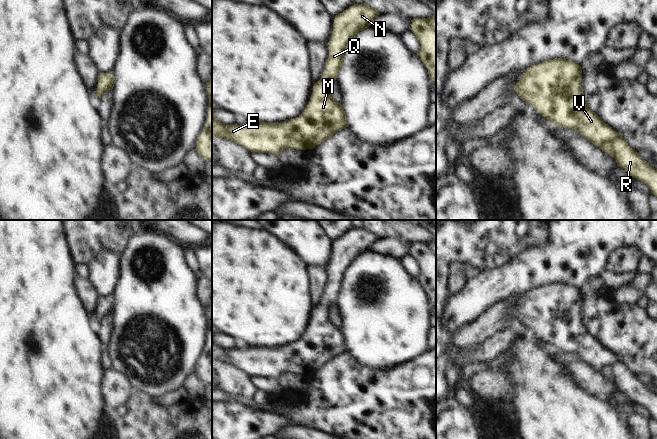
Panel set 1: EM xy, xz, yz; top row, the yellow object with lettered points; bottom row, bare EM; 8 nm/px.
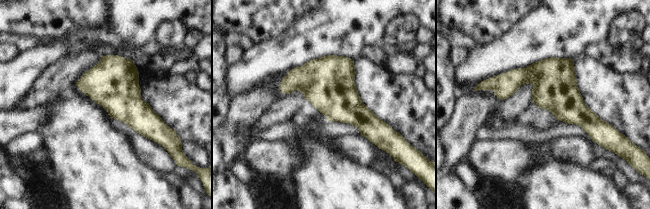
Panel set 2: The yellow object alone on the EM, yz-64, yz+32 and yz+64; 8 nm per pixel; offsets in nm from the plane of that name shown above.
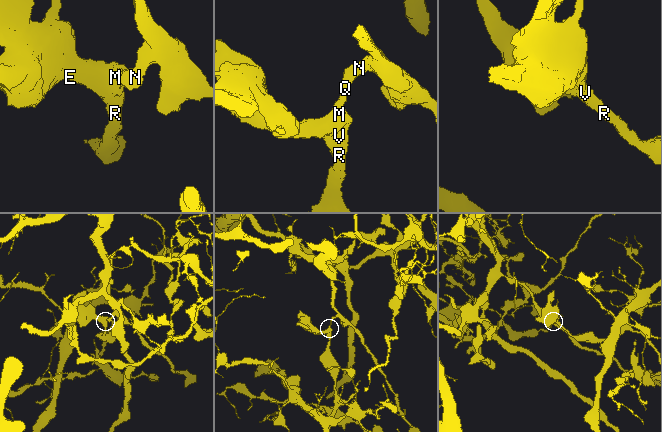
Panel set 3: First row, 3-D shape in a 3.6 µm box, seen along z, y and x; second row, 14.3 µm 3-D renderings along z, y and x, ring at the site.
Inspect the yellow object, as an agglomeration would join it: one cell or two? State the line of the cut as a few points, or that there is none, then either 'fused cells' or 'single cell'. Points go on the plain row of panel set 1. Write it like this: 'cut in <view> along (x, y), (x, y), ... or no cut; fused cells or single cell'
no cut; single cell

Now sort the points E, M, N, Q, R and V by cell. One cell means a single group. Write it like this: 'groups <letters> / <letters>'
groups E M N Q R V

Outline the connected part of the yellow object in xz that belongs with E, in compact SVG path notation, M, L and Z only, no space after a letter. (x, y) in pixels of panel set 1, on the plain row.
M363 227L354 228L335 240L325 294L321 303L315 306L309 328L299 341L281 347L226 349L217 344L212 333L212 361L234 365L252 377L279 379L285 373L313 373L347 352L346 337L331 320L330 308L339 299L348 268L379 239L379 235Z

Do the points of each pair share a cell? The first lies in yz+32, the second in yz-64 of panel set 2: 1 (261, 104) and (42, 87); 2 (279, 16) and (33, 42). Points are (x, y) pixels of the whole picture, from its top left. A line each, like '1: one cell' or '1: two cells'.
1: one cell
2: two cells

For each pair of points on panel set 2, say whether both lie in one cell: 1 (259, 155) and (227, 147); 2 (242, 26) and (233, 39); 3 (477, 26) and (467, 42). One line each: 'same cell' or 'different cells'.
1: different cells
2: different cells
3: different cells

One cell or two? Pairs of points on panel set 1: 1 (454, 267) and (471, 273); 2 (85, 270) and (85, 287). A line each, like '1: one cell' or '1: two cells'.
1: one cell
2: two cells

